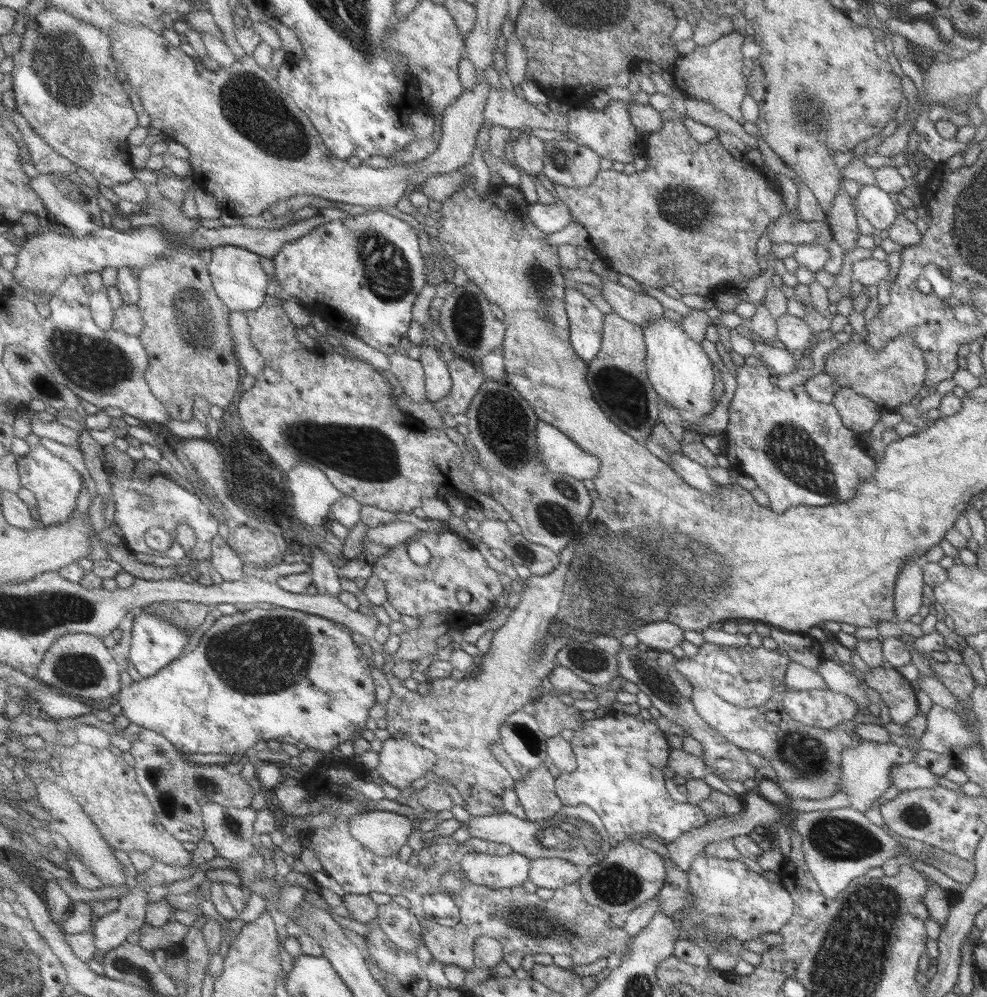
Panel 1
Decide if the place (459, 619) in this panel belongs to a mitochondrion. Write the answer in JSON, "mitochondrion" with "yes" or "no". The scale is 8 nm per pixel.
{"mitochondrion":"no"}

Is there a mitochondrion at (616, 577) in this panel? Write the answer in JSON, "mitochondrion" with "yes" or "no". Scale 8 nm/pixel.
{"mitochondrion":"yes"}

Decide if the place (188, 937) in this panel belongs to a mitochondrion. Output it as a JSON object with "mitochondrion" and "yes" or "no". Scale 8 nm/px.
{"mitochondrion":"no"}

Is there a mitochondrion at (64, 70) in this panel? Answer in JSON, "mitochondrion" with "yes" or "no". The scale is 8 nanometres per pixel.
{"mitochondrion":"yes"}

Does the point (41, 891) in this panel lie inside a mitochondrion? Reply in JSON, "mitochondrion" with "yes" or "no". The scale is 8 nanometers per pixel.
{"mitochondrion":"no"}

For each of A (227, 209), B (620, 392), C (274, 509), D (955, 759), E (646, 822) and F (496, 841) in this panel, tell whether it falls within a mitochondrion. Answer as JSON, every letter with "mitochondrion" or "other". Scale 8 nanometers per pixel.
{"A":"other","B":"mitochondrion","C":"other","D":"other","E":"other","F":"other"}

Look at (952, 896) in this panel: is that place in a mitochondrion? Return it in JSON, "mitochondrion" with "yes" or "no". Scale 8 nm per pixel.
{"mitochondrion":"no"}

